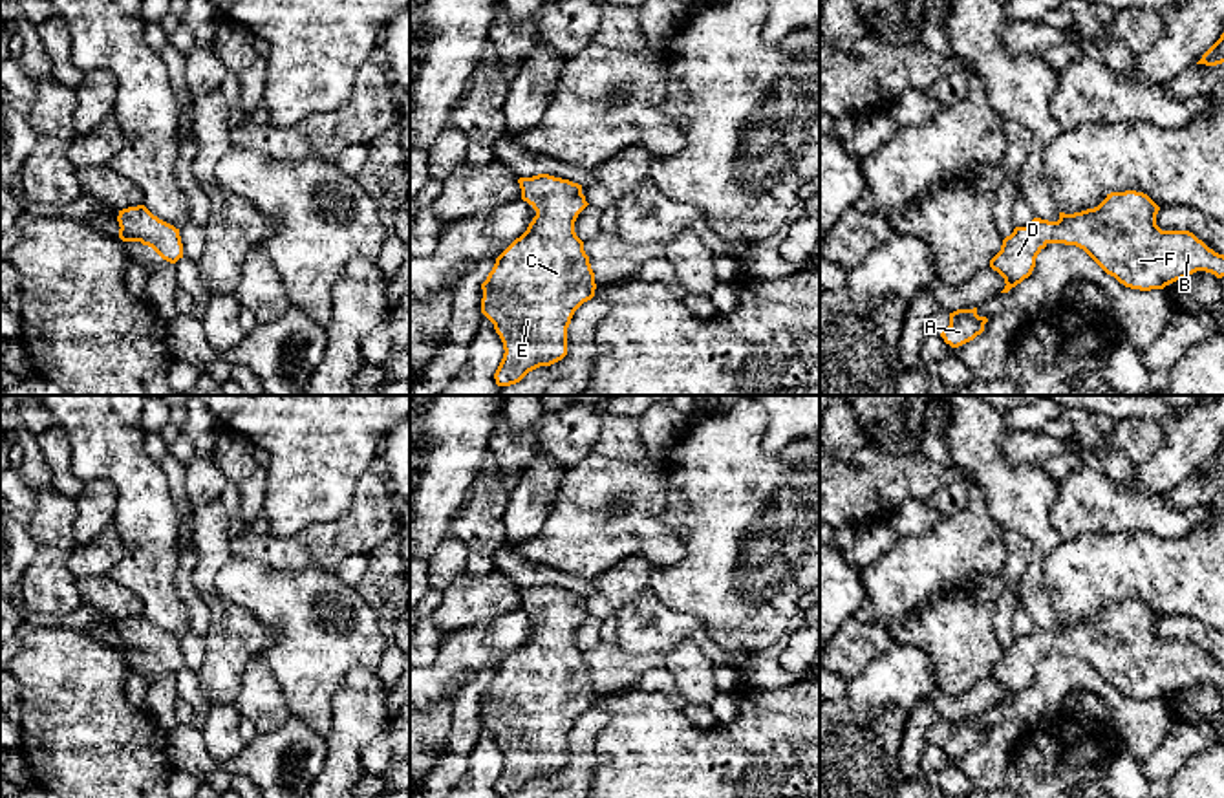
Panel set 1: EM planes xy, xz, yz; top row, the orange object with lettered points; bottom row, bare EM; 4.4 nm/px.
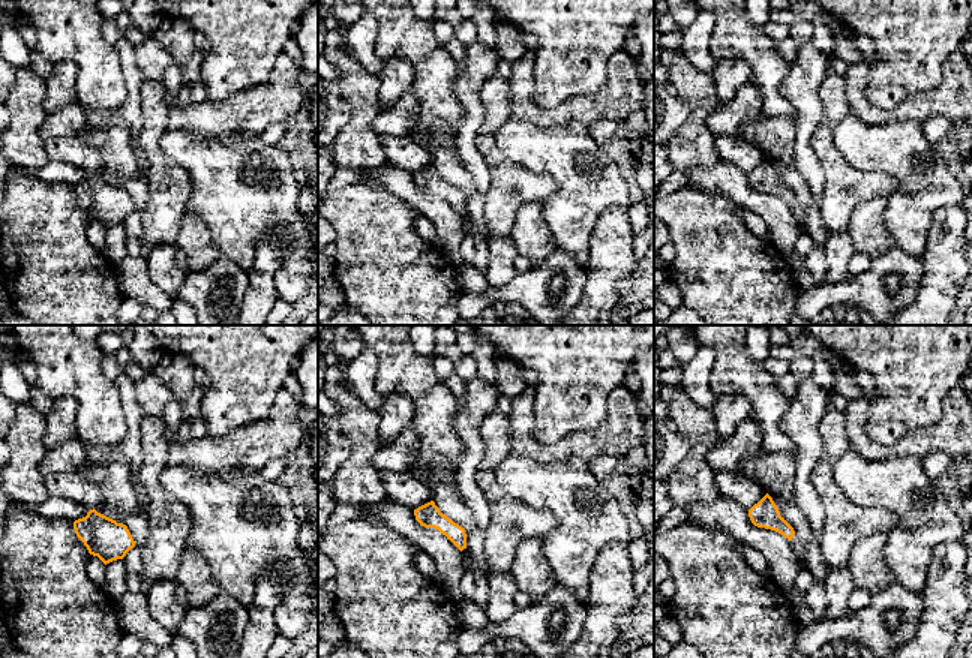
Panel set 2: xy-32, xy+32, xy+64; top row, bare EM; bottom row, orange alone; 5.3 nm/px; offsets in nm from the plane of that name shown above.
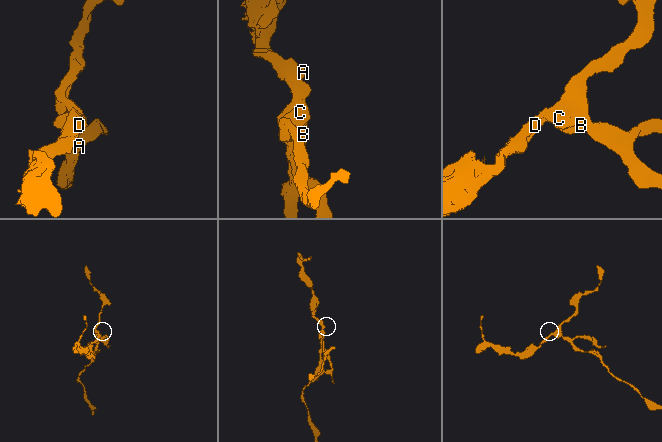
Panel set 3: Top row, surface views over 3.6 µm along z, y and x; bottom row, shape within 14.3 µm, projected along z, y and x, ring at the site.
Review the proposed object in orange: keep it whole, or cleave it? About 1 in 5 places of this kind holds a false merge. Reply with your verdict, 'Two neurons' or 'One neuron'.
One neuron

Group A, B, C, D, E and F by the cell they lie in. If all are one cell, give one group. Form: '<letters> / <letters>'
A B C D E F

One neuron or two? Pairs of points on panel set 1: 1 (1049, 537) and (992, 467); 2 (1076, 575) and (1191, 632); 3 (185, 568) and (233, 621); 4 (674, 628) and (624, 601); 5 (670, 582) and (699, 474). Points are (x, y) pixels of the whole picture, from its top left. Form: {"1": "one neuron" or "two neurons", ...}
{"1": "one neuron", "2": "two neurons", "3": "two neurons", "4": "one neuron", "5": "one neuron"}

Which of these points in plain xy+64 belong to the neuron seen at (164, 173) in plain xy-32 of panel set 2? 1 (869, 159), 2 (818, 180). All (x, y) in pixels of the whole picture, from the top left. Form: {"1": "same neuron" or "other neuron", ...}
{"1": "other neuron", "2": "other neuron"}

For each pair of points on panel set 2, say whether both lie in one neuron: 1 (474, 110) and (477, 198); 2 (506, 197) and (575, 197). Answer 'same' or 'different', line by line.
1: different
2: different

